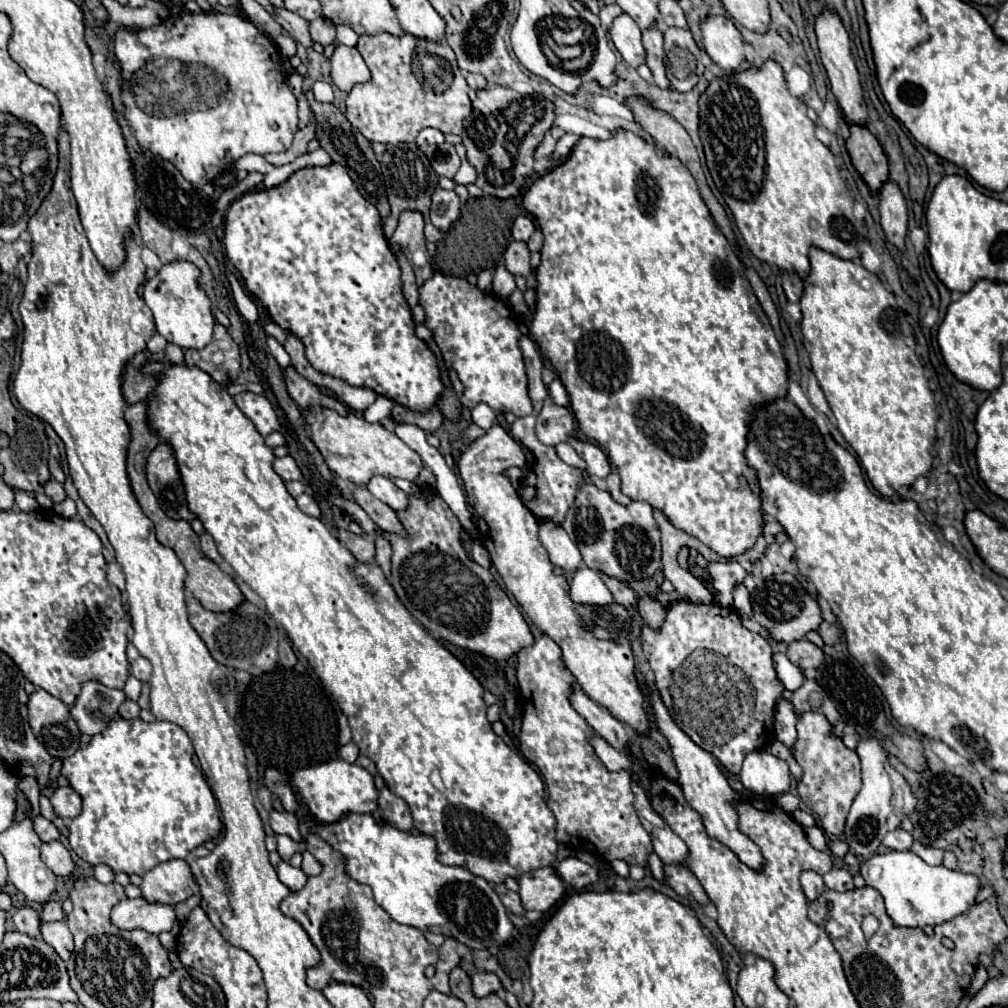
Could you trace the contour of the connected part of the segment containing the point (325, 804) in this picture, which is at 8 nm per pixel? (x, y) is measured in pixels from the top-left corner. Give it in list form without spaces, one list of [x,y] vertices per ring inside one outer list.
[[[343,759],[299,769],[291,777],[291,785],[301,793],[311,815],[319,823],[335,823],[345,813],[351,813],[351,811],[353,813],[375,813],[377,811],[379,791],[373,783],[373,777],[363,767],[355,763],[347,763]]]

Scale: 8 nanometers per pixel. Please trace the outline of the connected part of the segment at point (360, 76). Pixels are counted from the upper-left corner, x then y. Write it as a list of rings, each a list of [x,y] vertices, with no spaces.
[[[339,45],[331,57],[331,79],[341,91],[349,91],[353,85],[369,81],[371,71],[367,69],[357,47]]]

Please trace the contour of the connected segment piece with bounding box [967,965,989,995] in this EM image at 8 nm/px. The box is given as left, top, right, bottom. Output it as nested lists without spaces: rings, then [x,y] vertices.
[[[978,965],[976,967],[975,973],[972,977],[969,989],[967,989],[967,991],[972,995],[975,995],[981,990],[981,988],[985,985],[988,979],[989,976],[987,970],[981,965]]]

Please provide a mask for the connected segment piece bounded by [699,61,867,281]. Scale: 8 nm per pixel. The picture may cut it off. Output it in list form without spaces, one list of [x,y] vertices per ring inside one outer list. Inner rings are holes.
[[[765,61],[761,67],[757,69],[749,69],[749,71],[741,71],[741,73],[731,73],[727,75],[725,79],[717,79],[713,81],[707,91],[701,95],[699,99],[699,117],[701,117],[701,141],[703,141],[703,149],[705,149],[705,157],[707,157],[707,167],[711,171],[711,177],[717,185],[717,189],[721,191],[725,203],[729,205],[733,217],[735,217],[735,223],[737,223],[737,229],[739,233],[743,235],[749,251],[769,263],[769,265],[777,265],[779,269],[787,271],[787,273],[795,273],[799,275],[803,281],[807,279],[811,267],[809,267],[809,249],[811,247],[817,247],[817,249],[823,249],[831,255],[837,255],[841,259],[849,259],[849,261],[857,261],[861,257],[859,253],[859,245],[867,239],[867,227],[865,227],[865,221],[859,221],[853,217],[853,197],[847,189],[847,183],[841,179],[841,173],[839,173],[839,167],[837,167],[837,161],[835,161],[835,155],[829,151],[827,145],[823,145],[817,137],[815,137],[815,123],[807,117],[807,105],[793,97],[787,89],[787,81],[785,81],[785,73],[781,69],[781,65],[777,65],[775,61]]]

